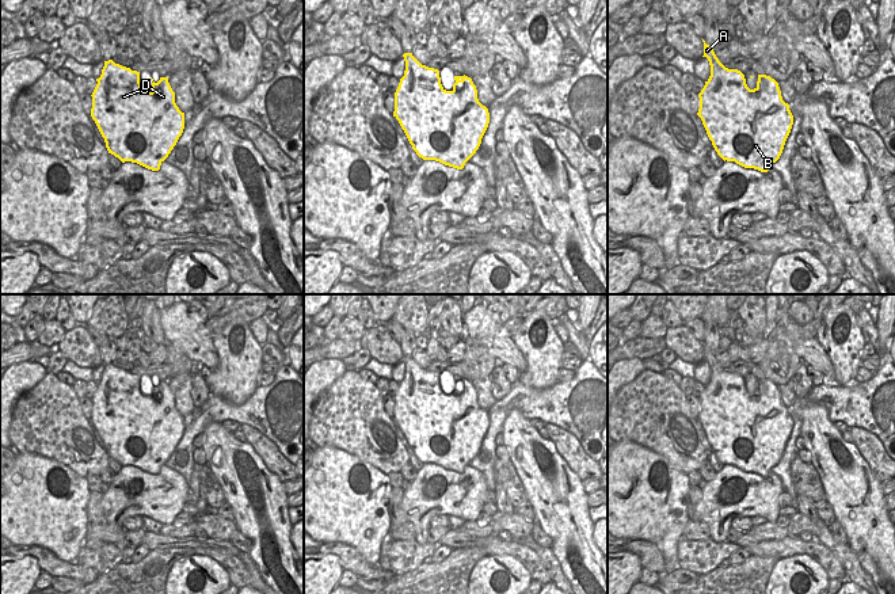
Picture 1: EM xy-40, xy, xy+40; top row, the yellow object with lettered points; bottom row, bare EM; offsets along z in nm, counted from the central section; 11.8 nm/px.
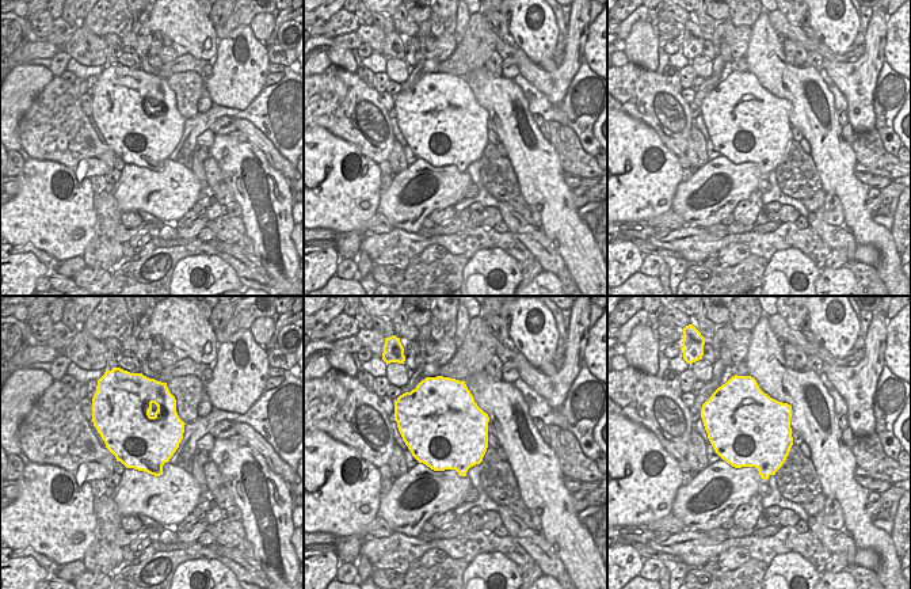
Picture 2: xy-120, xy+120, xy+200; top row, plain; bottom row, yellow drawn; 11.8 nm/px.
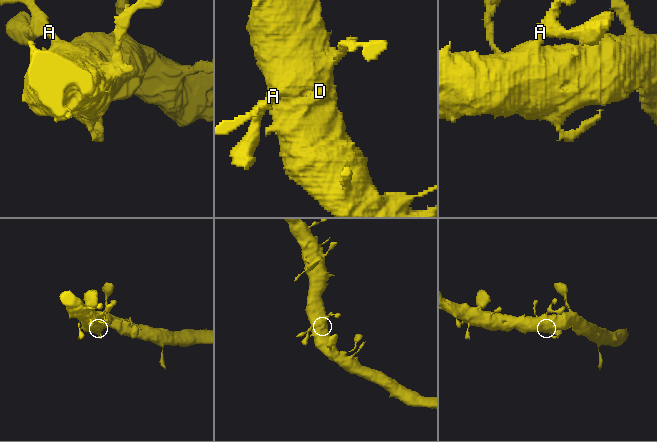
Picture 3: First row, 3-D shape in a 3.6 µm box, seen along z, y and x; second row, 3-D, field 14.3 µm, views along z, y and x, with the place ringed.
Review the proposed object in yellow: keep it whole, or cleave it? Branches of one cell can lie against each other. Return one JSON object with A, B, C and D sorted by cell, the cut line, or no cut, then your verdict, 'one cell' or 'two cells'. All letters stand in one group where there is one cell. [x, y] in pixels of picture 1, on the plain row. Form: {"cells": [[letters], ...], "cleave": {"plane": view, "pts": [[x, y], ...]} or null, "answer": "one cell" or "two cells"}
{"cells": [["A", "B", "C", "D"]], "cleave": null, "answer": "one cell"}

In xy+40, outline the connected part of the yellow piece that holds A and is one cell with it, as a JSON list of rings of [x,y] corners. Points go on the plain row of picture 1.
[[[704,346],[704,359],[711,369],[711,380],[698,397],[701,422],[717,458],[725,465],[735,465],[744,472],[768,476],[784,453],[793,429],[789,408],[782,404],[778,387],[766,378],[758,378],[757,391],[750,393],[744,378],[738,373],[725,372],[713,353]]]

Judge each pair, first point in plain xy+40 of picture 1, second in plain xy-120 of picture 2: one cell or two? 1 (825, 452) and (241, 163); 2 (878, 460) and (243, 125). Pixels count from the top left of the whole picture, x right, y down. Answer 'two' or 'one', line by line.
1: one
2: one

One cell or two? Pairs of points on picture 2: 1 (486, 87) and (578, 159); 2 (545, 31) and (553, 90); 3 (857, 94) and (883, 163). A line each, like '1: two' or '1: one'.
1: two
2: two
3: two

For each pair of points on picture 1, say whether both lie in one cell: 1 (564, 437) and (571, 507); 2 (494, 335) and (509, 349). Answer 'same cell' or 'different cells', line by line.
1: different cells
2: same cell

